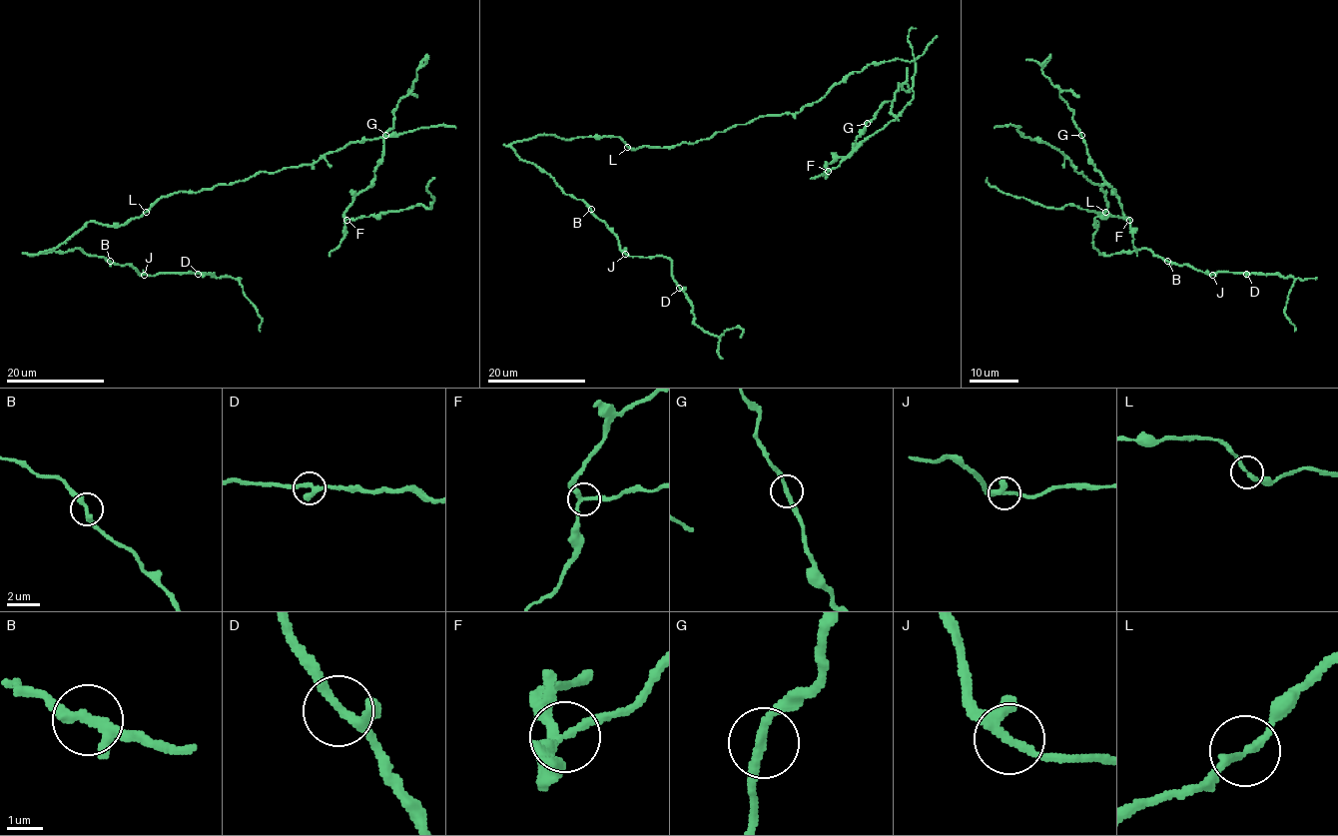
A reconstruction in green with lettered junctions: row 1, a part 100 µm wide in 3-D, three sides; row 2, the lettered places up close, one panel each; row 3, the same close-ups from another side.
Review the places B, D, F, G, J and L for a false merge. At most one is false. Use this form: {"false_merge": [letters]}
{"false_merge": ["F"]}

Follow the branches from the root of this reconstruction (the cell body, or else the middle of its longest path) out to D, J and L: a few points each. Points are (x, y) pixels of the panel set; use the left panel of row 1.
D: (186, 191), (163, 196), (120, 225), (87, 222), (55, 248), (30, 255), (80, 249), (149, 276), (198, 274)
J: (186, 191), (163, 196), (120, 225), (87, 222), (55, 248), (30, 255), (80, 249), (144, 275)
L: (186, 191), (163, 196), (147, 212)

